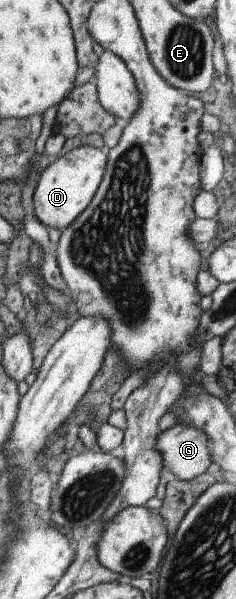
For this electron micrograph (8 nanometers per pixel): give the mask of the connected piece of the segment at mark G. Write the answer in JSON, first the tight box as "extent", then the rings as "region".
{"extent":[156,424,213,480],"region":[[[175,424],[171,429],[160,433],[157,438],[156,449],[163,456],[164,467],[182,480],[192,480],[209,472],[208,467],[213,462],[210,435],[181,424]]]}

